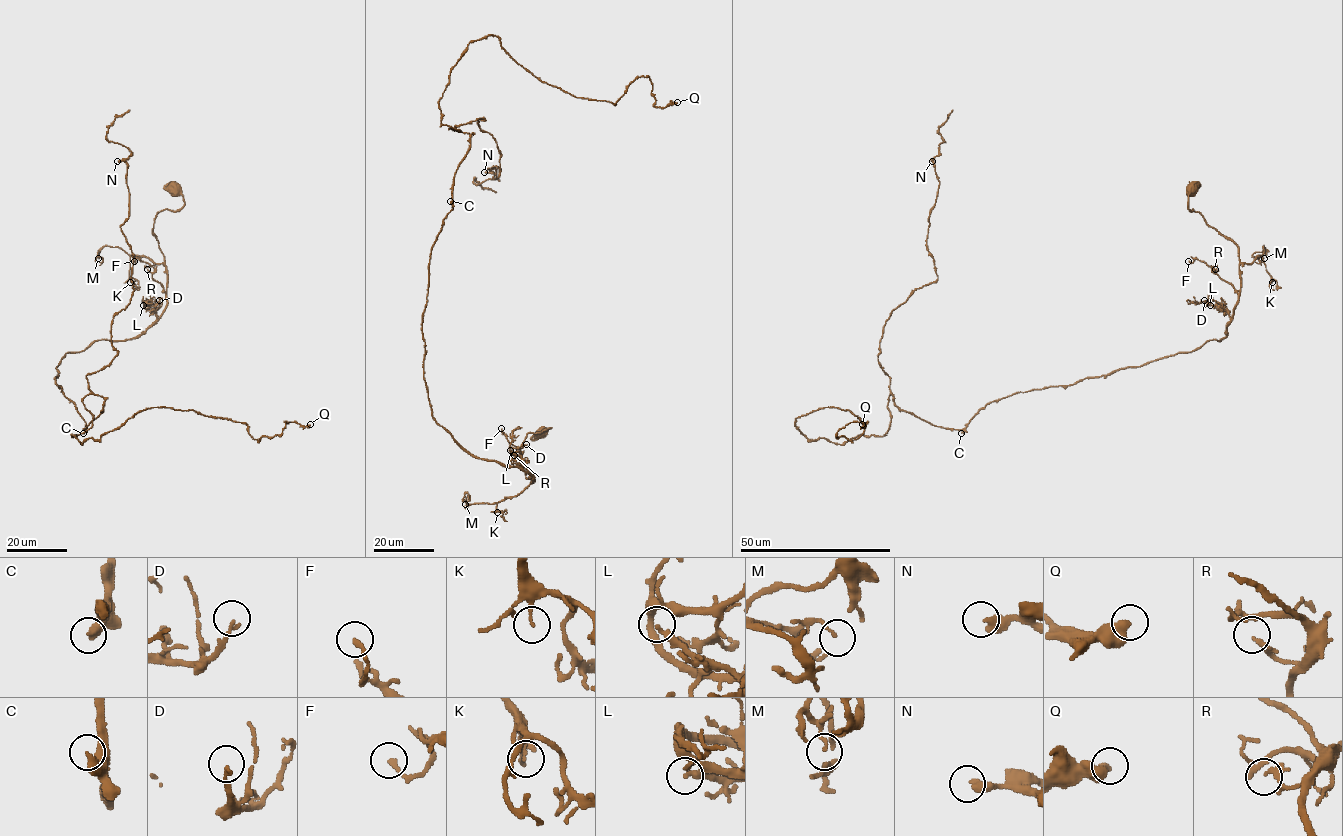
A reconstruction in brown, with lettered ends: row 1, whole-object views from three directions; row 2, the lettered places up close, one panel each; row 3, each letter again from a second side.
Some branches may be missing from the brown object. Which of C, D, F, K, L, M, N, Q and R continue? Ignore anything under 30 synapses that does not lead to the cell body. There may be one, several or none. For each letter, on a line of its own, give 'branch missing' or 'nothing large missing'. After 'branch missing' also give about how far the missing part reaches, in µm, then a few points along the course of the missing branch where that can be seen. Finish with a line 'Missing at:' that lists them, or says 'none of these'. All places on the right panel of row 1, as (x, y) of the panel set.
C: nothing large missing
D: nothing large missing
F: nothing large missing
K: nothing large missing
L: nothing large missing
M: nothing large missing
N: nothing large missing
Q: nothing large missing
R: nothing large missing
Missing at: none of these

